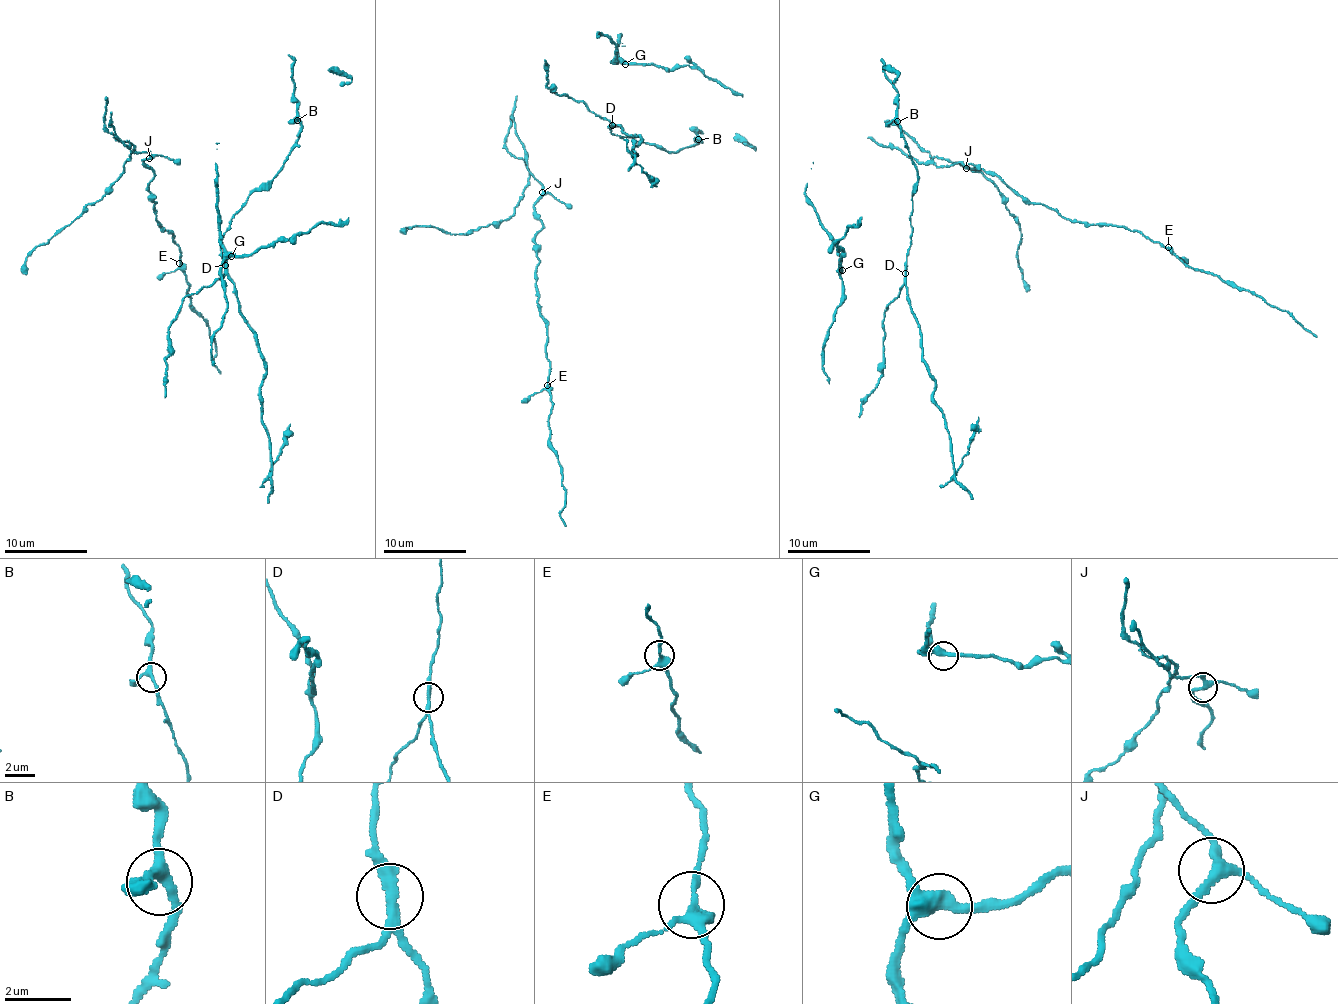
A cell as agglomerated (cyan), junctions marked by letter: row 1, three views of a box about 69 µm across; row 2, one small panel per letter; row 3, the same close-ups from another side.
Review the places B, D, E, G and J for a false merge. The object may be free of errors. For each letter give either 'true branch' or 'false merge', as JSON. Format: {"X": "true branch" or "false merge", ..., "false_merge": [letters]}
{"B": "true branch", "D": "false merge", "E": "true branch", "G": "true branch", "J": "true branch", "false_merge": ["D"]}

